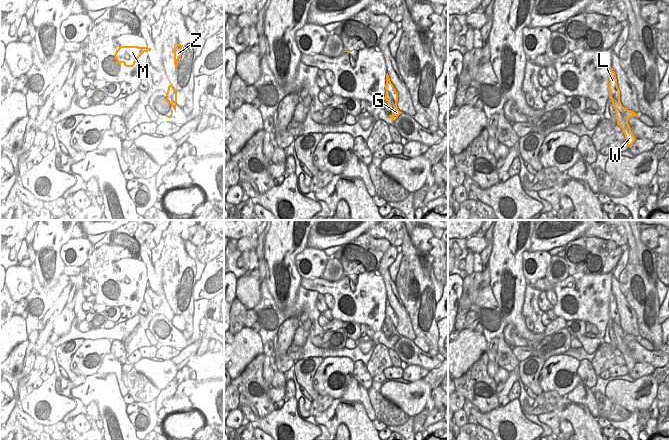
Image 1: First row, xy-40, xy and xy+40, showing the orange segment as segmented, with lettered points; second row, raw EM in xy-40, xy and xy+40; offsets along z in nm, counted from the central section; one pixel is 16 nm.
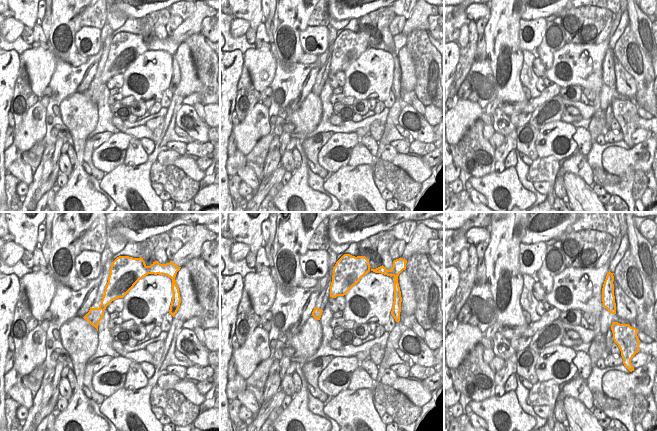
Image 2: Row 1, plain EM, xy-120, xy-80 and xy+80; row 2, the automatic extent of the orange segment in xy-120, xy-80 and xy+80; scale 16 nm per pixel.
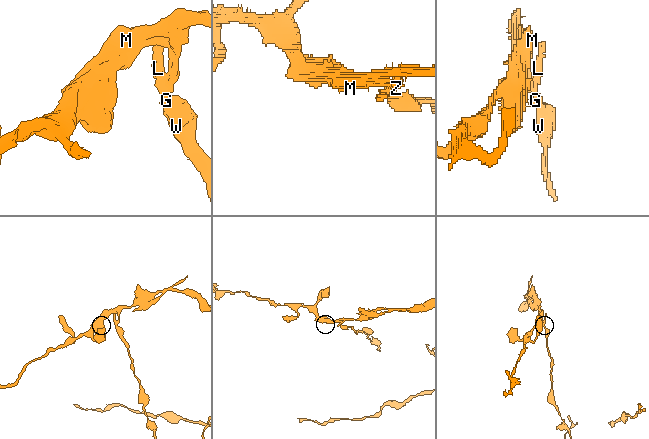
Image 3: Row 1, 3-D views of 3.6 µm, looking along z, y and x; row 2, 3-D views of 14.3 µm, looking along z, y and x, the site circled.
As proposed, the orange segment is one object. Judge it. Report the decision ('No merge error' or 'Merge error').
Merge error.

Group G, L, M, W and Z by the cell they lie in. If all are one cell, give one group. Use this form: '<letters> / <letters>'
G W / L M Z

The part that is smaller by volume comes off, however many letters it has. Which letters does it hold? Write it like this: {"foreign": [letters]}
{"foreign": ["G", "W"]}

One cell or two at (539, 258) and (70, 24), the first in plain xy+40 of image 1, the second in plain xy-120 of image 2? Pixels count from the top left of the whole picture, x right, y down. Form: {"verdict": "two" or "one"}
{"verdict": "two"}

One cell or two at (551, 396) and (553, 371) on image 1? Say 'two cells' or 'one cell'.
two cells

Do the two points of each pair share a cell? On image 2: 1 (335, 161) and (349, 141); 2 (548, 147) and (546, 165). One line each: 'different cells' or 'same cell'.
1: same cell
2: different cells

